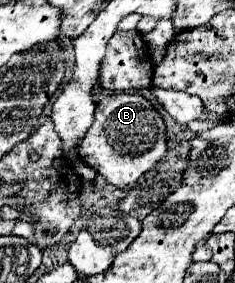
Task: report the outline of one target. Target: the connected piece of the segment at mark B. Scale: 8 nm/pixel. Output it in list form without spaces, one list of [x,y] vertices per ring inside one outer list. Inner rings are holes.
[[[115,93],[97,103],[95,121],[79,147],[79,157],[107,183],[125,187],[135,183],[143,173],[155,169],[165,151],[165,123],[159,111],[137,93]]]

